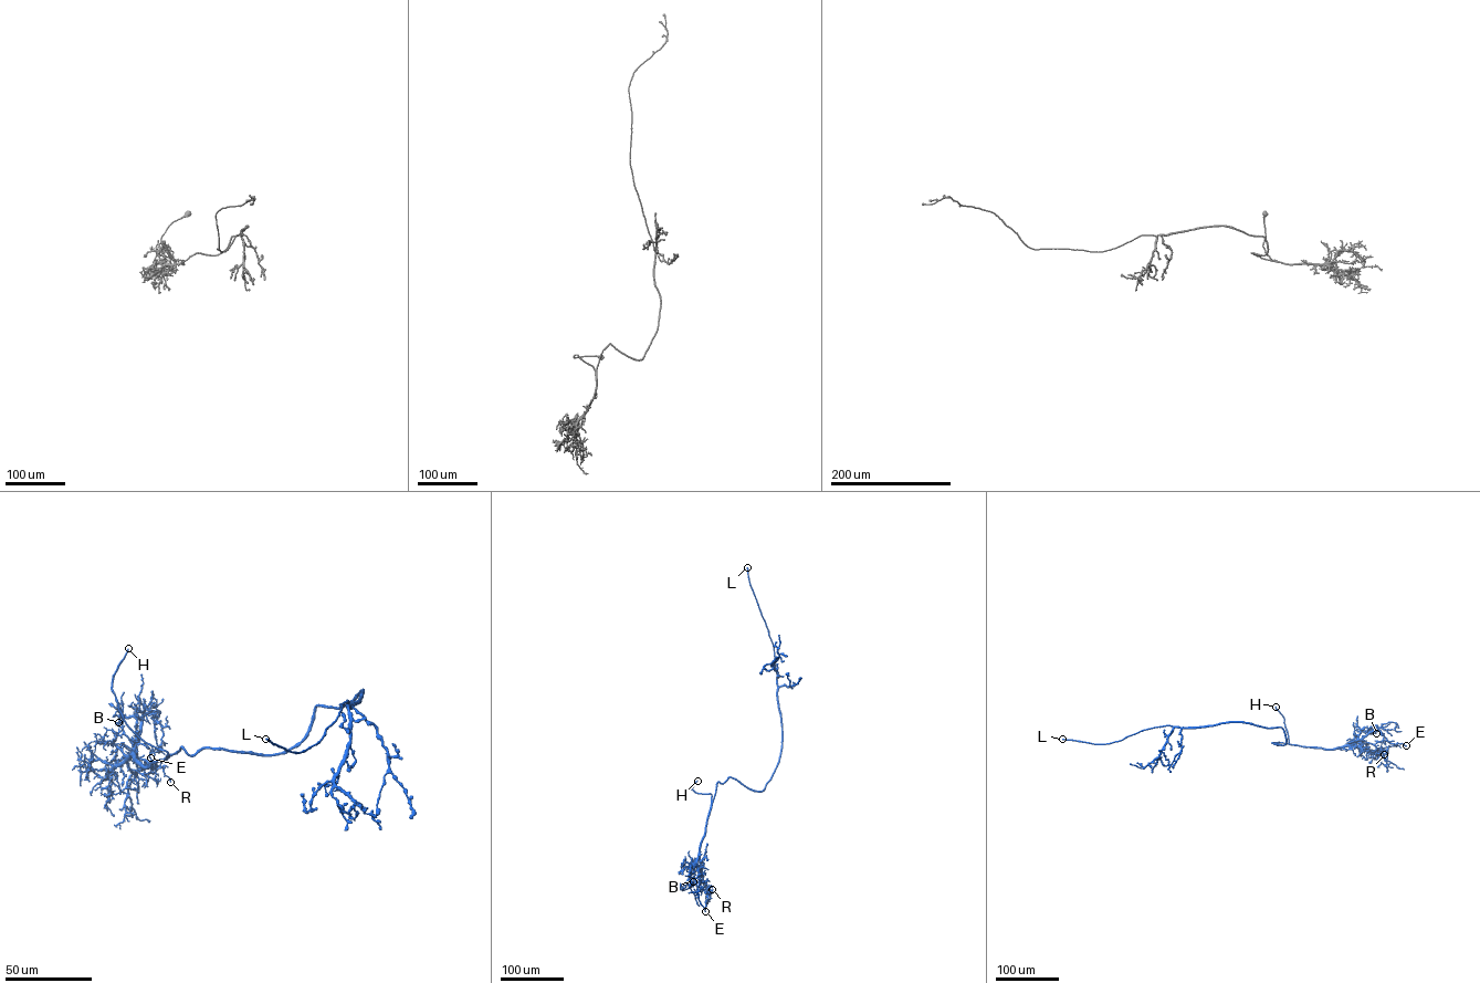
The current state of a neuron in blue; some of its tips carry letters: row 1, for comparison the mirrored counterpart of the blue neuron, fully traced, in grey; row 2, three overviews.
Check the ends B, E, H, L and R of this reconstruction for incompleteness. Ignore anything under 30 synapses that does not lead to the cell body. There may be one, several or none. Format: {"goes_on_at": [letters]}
{"goes_on_at": ["H", "L"]}

